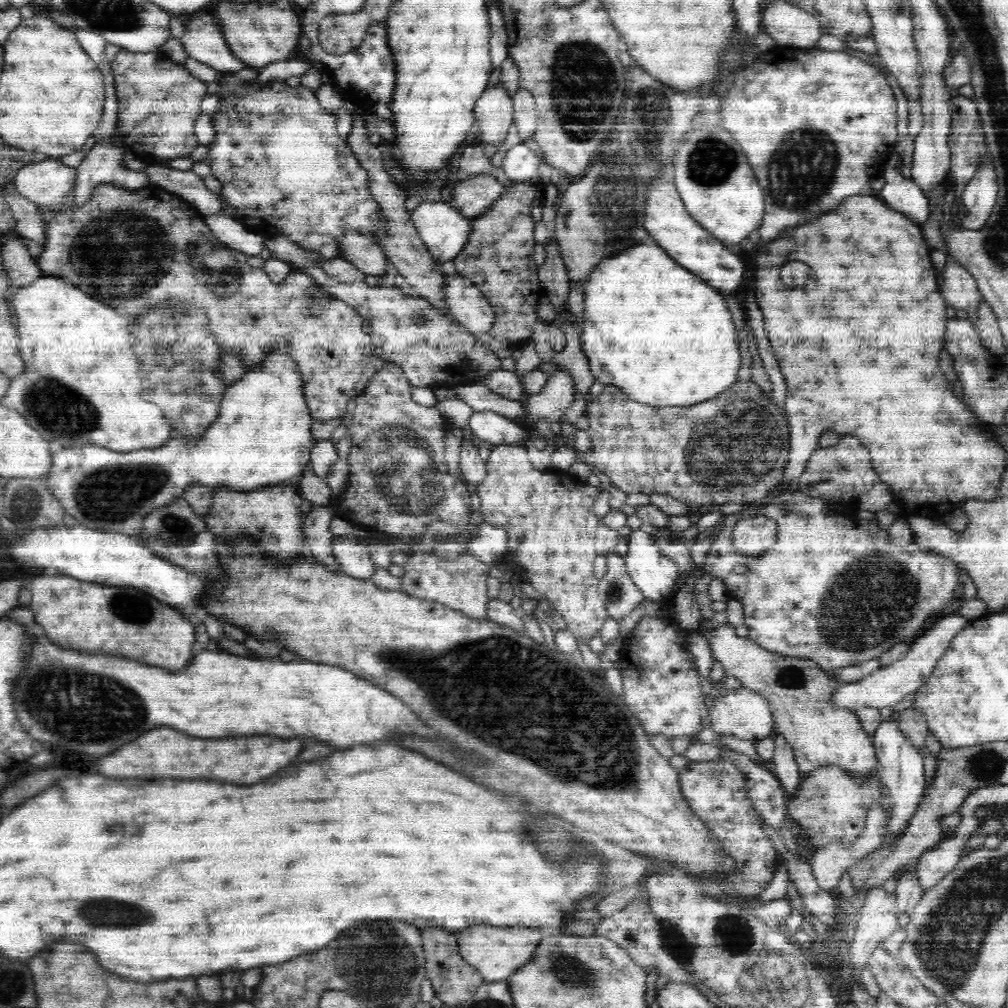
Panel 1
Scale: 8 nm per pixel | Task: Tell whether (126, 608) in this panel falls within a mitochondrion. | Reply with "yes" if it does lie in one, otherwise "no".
yes

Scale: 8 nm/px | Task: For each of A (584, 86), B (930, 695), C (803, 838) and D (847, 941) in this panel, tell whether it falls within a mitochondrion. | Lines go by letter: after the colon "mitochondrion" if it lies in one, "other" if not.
A: mitochondrion
B: other
C: other
D: other

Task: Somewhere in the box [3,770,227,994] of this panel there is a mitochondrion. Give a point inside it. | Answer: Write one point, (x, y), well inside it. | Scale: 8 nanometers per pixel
(102, 913)

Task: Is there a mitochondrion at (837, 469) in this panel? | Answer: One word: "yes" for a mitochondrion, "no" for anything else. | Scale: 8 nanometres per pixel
yes

